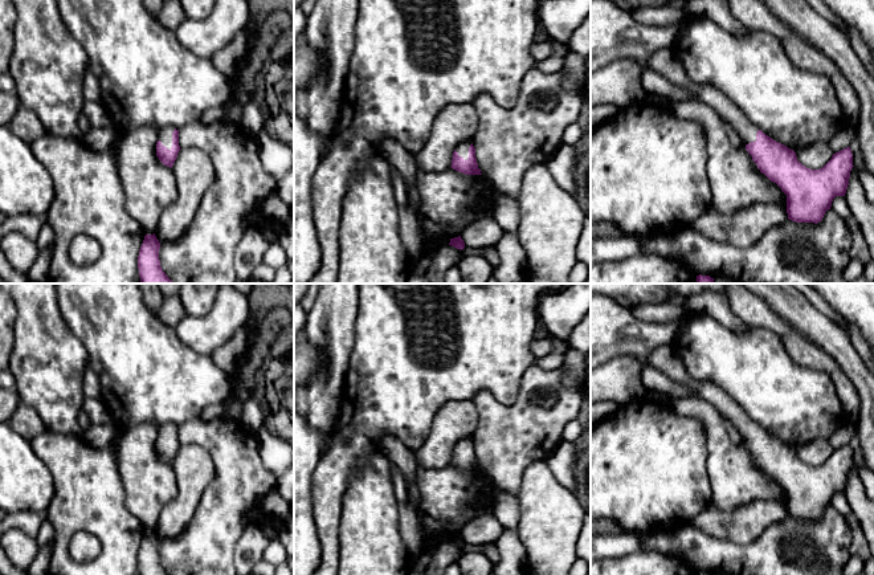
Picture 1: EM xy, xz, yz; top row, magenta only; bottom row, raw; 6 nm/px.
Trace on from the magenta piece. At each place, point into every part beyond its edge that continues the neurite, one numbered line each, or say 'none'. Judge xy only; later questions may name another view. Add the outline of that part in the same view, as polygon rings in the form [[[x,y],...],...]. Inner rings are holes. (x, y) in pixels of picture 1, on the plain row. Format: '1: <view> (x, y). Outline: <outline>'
1: xy (164, 432). Outline: [[[168,423],[158,428],[158,437],[162,439],[163,443],[166,443],[168,446],[172,444],[172,429],[173,424]]]

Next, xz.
1: xz (462, 445). Outline: [[[469,436],[469,437],[463,437],[462,440],[460,440],[457,444],[456,444],[456,448],[458,449],[460,453],[462,453],[465,457],[467,457],[469,454],[469,444],[473,439]]]

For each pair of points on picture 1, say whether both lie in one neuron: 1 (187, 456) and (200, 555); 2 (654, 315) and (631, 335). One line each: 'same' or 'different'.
1: different
2: different

